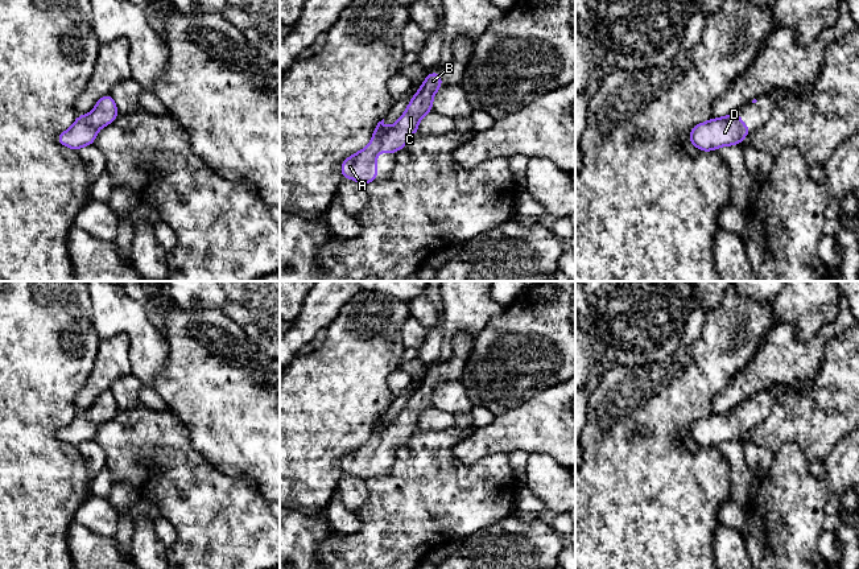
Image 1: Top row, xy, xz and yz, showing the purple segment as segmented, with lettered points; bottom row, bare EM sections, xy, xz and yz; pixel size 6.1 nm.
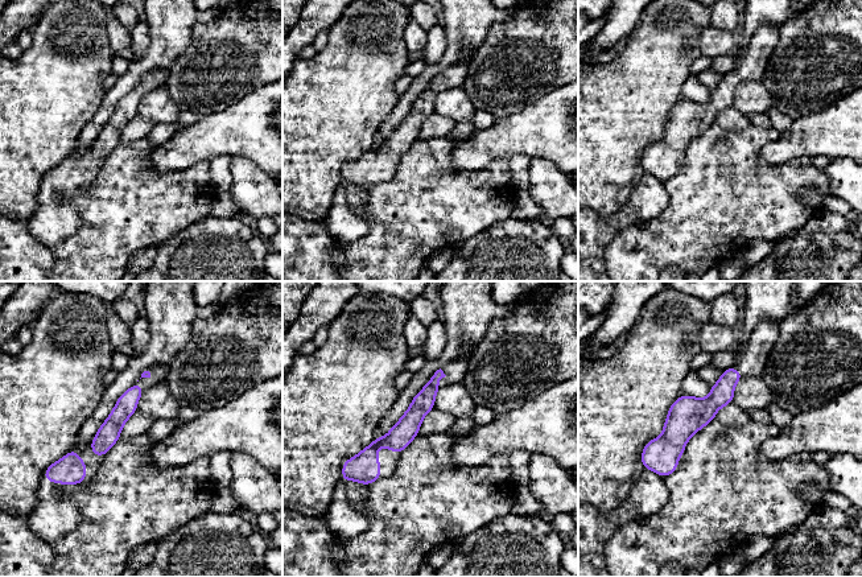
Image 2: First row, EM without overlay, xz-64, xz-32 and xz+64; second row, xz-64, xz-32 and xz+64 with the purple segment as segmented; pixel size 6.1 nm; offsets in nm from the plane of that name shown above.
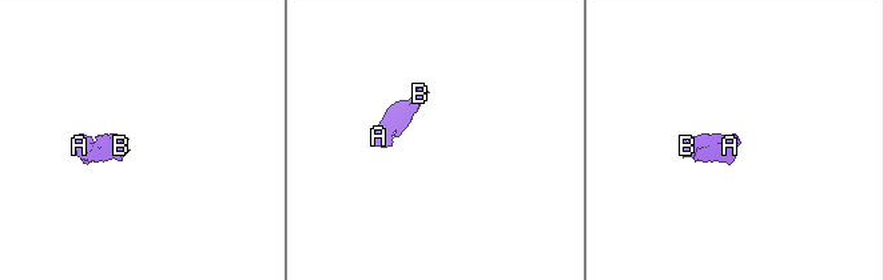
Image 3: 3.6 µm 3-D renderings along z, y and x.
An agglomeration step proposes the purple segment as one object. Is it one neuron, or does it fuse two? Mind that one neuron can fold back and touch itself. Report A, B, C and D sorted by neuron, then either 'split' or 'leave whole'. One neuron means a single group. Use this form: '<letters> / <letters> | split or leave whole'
A B C D | leave whole

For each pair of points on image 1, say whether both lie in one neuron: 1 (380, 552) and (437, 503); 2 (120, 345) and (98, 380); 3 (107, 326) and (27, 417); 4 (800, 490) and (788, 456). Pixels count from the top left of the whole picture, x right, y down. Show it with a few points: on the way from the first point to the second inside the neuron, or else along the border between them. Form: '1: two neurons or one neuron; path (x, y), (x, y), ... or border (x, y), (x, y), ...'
1: one neuron; path (395, 537), (422, 510)
2: one neuron; path (114, 354), (112, 363), (106, 371)
3: two neurons; border (91, 305), (91, 322), (100, 339)
4: one neuron; path (792, 482), (789, 479), (789, 464)

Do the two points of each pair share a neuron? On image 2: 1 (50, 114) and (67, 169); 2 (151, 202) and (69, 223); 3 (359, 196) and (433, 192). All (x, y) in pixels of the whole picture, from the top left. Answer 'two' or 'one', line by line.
1: two
2: two
3: two

